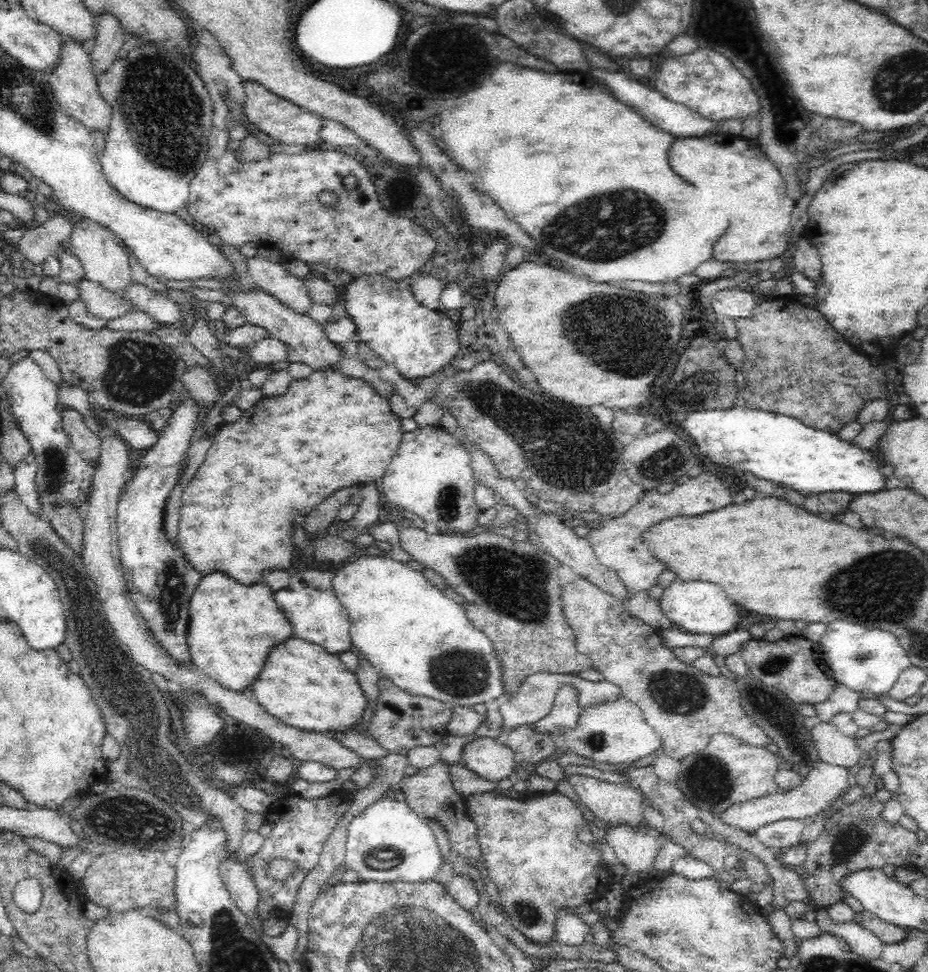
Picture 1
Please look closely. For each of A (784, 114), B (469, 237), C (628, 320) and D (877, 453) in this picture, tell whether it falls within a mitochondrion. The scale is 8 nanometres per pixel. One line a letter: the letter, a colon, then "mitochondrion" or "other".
A: mitochondrion
B: other
C: mitochondrion
D: other

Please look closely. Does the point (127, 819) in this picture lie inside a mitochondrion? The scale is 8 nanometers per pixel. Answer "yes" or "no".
yes

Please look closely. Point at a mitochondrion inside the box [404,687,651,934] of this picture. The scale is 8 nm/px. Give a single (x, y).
(526, 912)

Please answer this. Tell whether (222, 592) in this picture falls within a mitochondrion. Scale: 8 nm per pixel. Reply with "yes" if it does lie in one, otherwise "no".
no

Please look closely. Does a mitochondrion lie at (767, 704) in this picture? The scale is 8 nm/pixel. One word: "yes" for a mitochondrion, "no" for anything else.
yes

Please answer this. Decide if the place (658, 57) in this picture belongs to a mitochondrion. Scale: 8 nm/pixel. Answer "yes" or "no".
no

